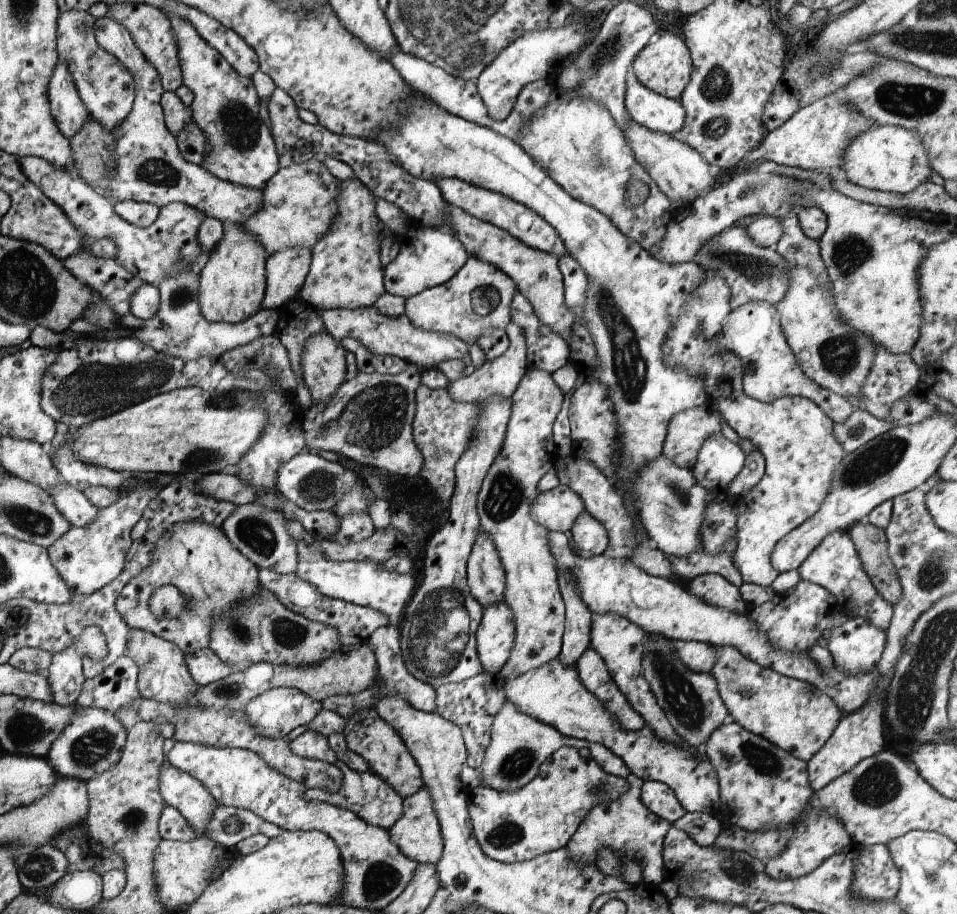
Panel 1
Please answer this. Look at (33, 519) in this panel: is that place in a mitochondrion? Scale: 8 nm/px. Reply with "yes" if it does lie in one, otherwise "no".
yes

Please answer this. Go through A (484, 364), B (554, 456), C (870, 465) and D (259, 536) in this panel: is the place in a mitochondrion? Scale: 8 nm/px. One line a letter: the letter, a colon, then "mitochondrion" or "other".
A: other
B: other
C: mitochondrion
D: mitochondrion

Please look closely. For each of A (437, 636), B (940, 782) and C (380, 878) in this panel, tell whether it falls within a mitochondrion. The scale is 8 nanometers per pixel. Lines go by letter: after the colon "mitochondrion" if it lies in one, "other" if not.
A: mitochondrion
B: other
C: mitochondrion

